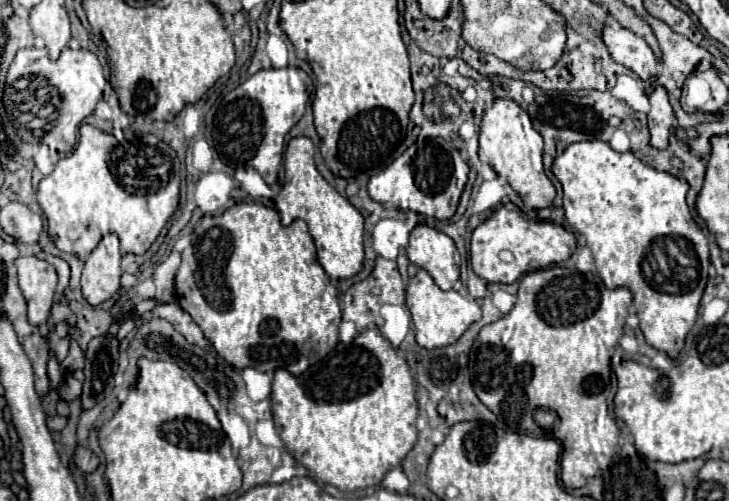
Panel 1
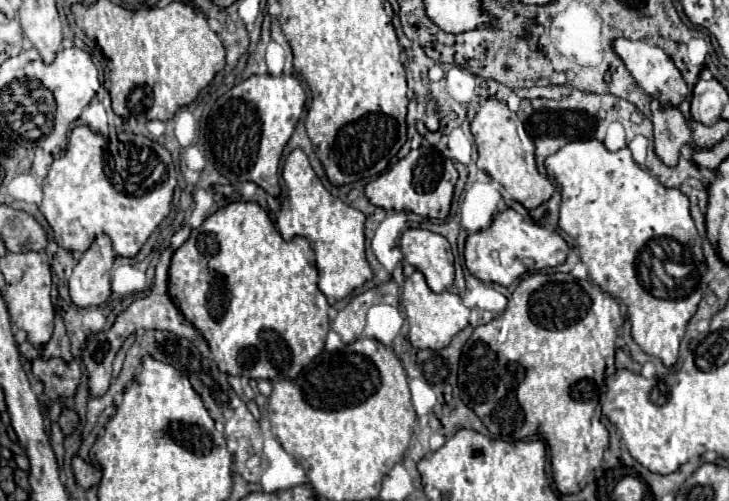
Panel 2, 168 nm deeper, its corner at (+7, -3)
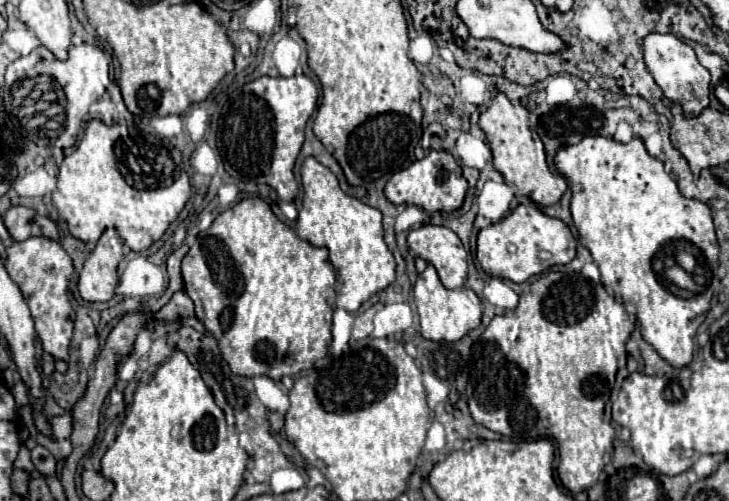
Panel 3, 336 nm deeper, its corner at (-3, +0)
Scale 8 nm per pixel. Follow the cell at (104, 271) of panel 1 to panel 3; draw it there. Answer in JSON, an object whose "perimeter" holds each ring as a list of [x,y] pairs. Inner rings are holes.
{"perimeter":[[[107,228],[103,232],[103,236],[99,238],[91,256],[85,260],[83,270],[79,274],[79,292],[81,292],[81,298],[85,302],[107,302],[107,300],[113,298],[117,282],[119,282],[117,266],[119,266],[121,260],[123,260],[123,242],[121,242],[115,228]]]}

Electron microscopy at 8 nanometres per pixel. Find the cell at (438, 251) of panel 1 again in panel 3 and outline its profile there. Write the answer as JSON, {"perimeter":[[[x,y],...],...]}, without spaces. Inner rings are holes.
{"perimeter":[[[425,224],[411,234],[407,234],[407,244],[411,240],[411,250],[433,264],[437,274],[447,288],[461,288],[467,280],[467,252],[459,236],[445,228]]]}

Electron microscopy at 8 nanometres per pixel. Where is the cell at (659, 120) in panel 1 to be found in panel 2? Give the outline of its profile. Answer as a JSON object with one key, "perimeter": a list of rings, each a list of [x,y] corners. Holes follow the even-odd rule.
{"perimeter":[[[659,99],[651,101],[653,149],[665,165],[675,165],[679,151],[689,145],[691,131],[677,107],[665,107]]]}

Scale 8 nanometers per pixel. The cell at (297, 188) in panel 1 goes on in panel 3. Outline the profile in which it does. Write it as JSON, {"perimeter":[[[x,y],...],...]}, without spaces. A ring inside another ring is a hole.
{"perimeter":[[[307,158],[303,162],[301,182],[305,196],[295,222],[297,236],[313,246],[329,250],[329,260],[337,270],[335,304],[347,312],[357,312],[363,302],[385,290],[395,280],[395,258],[383,240],[381,212],[353,196],[347,196],[339,188],[335,174],[315,158]]]}

